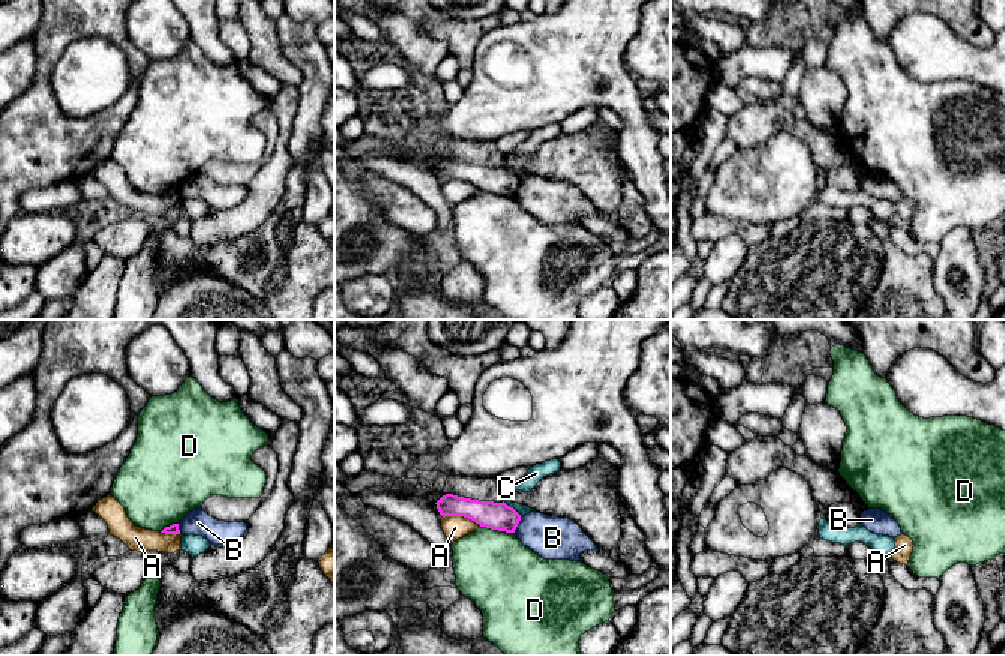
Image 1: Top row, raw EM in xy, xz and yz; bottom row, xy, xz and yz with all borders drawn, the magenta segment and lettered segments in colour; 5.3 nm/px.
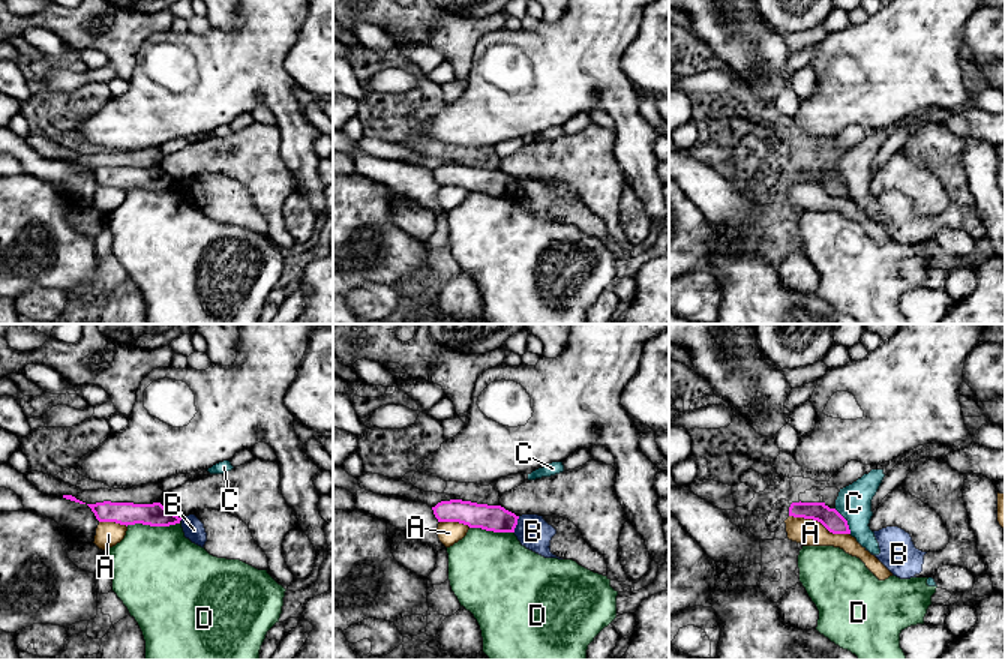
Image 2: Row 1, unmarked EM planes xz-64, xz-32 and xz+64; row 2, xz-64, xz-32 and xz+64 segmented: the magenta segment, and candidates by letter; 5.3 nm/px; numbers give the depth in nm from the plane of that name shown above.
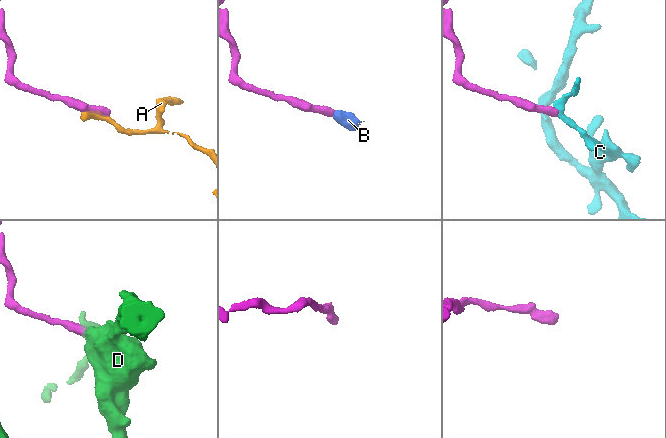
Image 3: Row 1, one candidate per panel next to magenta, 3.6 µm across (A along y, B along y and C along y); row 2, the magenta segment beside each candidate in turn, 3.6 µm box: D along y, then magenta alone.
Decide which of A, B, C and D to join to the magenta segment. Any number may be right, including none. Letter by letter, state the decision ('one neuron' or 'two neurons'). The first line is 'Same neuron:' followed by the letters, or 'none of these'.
Same neuron: none of these
A: two neurons
B: two neurons
C: two neurons
D: two neurons

